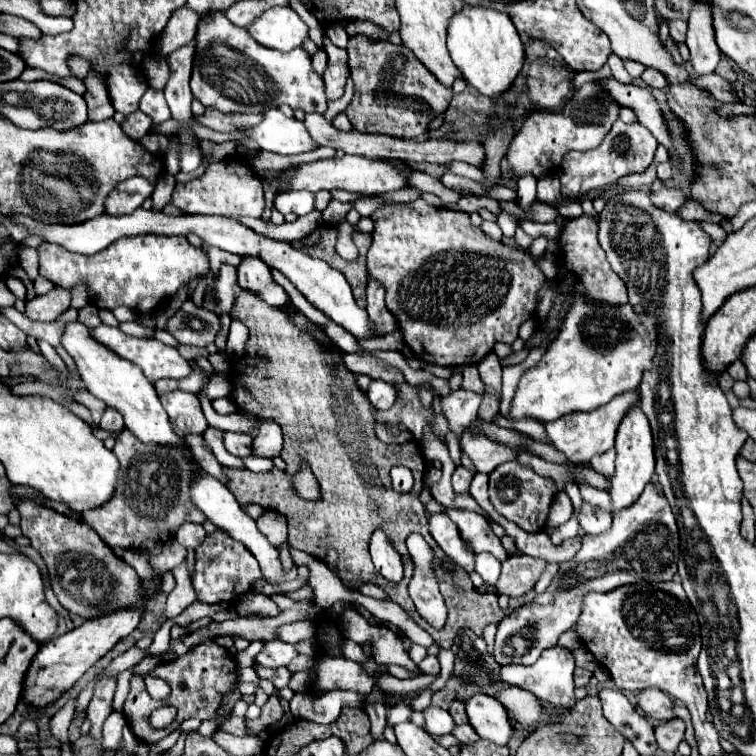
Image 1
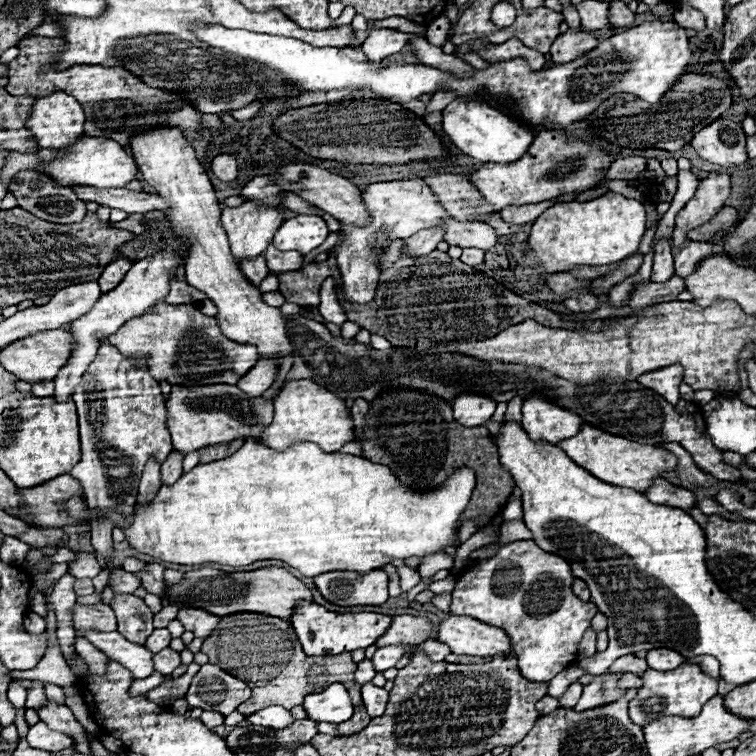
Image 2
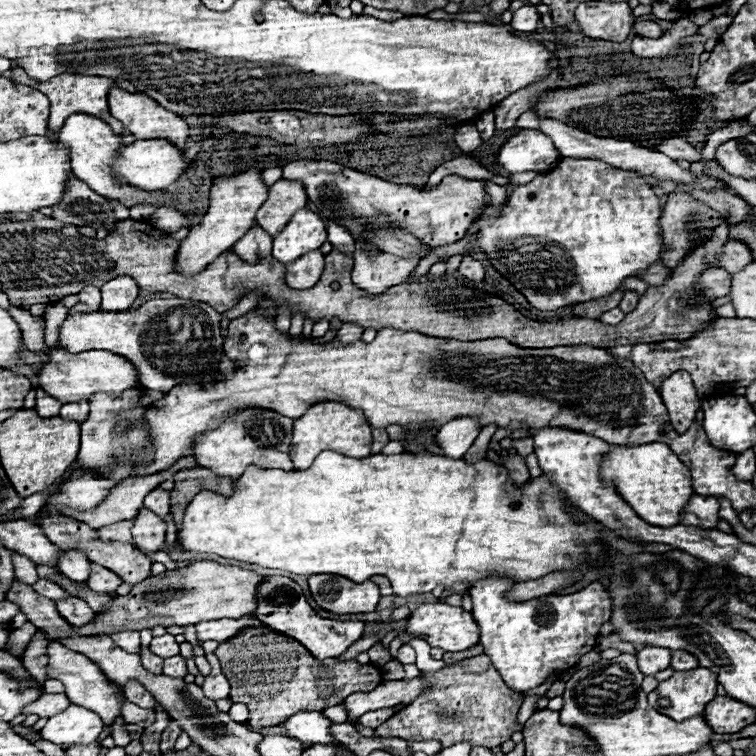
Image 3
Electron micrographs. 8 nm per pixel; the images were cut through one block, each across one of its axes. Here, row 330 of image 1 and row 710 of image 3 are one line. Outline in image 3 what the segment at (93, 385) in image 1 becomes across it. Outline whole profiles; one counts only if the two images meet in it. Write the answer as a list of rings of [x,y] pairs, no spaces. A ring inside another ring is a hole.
[[[70,704],[64,712],[48,718],[46,726],[40,730],[44,740],[50,740],[58,746],[74,746],[74,744],[90,744],[96,742],[100,732],[104,730],[104,722],[92,710],[84,710],[82,706]]]

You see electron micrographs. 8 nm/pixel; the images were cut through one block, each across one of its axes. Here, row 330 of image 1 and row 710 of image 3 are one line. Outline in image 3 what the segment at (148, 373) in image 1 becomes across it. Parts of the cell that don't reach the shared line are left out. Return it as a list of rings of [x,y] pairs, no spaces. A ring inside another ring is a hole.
[[[50,642],[48,644],[48,660],[50,660],[48,676],[64,682],[66,696],[70,698],[72,704],[78,704],[78,706],[84,706],[84,708],[96,712],[104,720],[104,724],[108,724],[108,726],[112,726],[122,716],[124,696],[122,696],[120,684],[108,682],[108,678],[104,676],[100,666],[96,666],[96,662],[92,662],[84,654],[76,654],[74,650],[68,650],[60,642]]]

